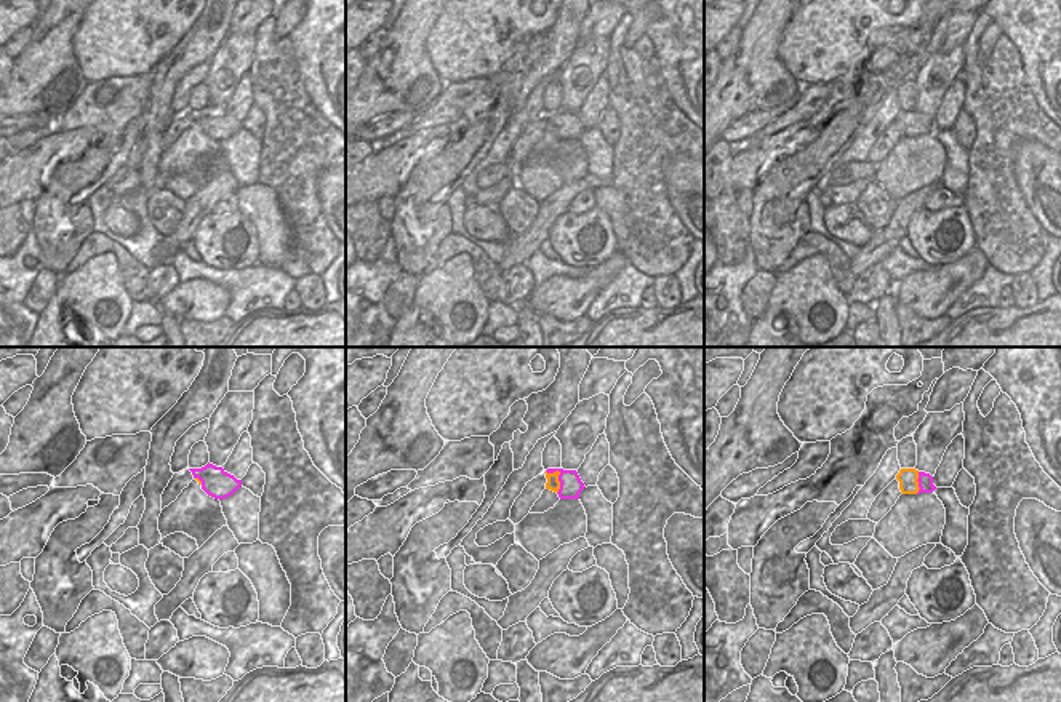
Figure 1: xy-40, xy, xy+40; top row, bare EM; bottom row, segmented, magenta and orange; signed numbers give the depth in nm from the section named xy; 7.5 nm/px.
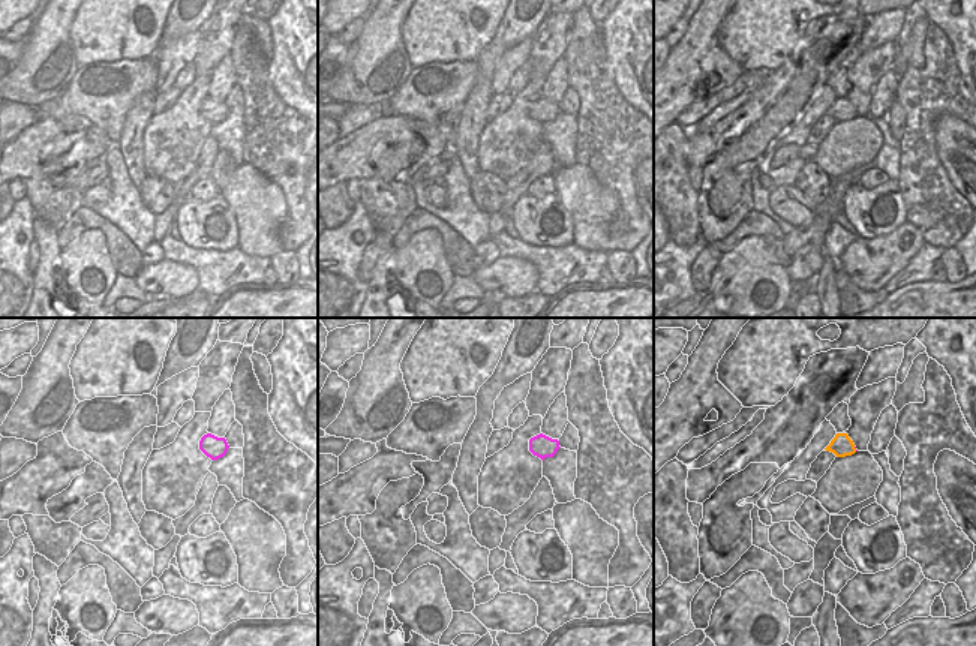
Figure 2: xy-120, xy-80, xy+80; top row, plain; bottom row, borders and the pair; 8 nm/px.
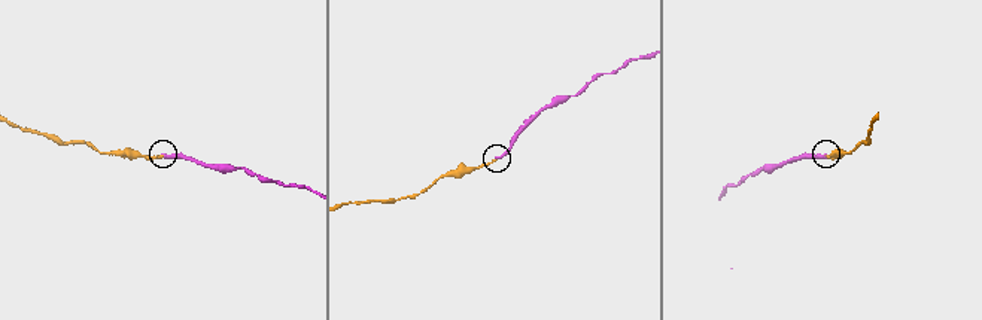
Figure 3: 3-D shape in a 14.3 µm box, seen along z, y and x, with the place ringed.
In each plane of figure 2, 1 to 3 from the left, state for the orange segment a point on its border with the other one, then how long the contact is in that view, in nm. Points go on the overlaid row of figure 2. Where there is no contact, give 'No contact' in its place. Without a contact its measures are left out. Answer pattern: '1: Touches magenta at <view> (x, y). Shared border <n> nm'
1: No contact
2: No contact
3: No contact.

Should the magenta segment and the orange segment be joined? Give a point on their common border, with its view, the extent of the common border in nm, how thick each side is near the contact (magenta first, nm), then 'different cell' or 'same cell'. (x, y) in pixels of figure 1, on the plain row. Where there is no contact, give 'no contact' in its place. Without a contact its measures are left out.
contact xy (559, 119); length 200 nm; calibres 170 and 100 nm; same cell

